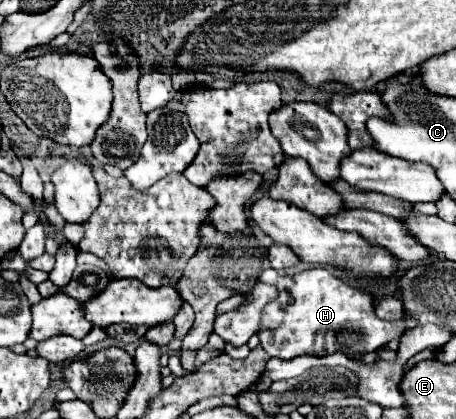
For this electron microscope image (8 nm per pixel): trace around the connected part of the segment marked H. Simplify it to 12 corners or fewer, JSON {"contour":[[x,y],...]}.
{"contour":[[326,268],[278,288],[260,318],[272,358],[368,354],[404,334]]}

